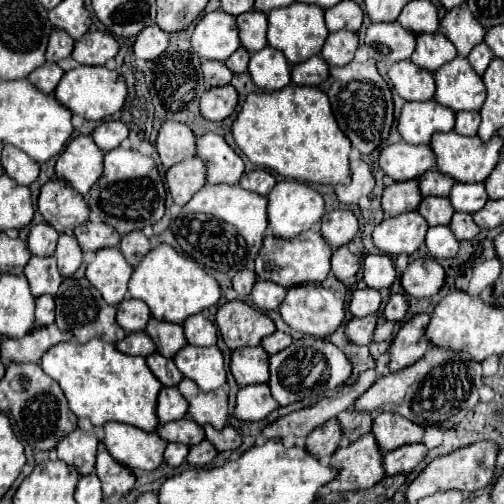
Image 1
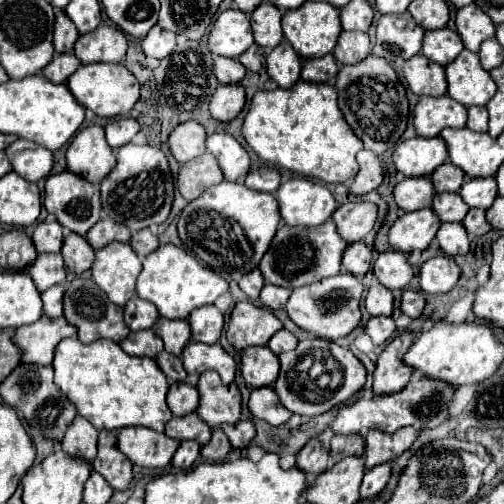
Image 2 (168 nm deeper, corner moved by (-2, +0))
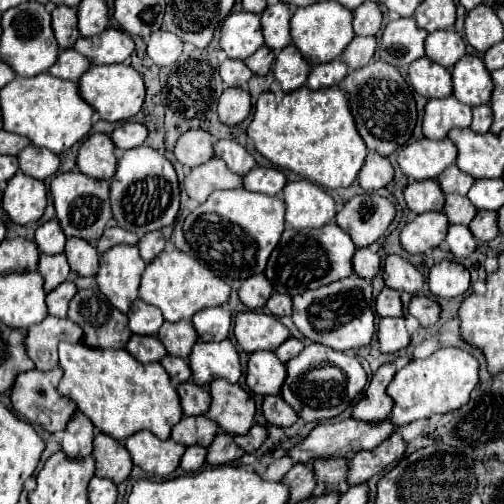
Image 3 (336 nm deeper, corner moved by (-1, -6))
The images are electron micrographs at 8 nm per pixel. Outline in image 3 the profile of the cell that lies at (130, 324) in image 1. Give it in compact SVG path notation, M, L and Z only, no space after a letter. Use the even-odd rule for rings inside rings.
M135 300L129 310L129 328L133 334L155 334L163 324L161 310L145 304L143 300Z

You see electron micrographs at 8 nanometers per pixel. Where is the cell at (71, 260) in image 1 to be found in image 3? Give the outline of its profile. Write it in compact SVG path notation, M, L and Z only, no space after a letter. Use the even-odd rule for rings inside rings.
M69 238L65 254L71 266L71 272L77 276L95 276L99 270L99 254L93 244L83 238Z

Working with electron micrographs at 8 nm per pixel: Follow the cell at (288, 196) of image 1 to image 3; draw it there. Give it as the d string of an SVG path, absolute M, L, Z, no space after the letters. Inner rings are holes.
M309 180L289 182L283 190L287 224L293 228L321 228L335 218L335 200Z

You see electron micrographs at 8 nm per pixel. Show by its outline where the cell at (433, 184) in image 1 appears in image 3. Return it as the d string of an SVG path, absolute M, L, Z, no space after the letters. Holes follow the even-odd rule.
M451 164L441 176L439 176L439 184L441 190L445 194L467 194L469 188L473 186L473 178L469 178L469 174L461 174L461 170L457 170L455 164Z

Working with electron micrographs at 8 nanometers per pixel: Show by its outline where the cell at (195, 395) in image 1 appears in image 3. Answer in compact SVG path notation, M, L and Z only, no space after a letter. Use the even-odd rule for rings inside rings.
M221 378L213 380L209 384L209 390L211 390L213 402L205 416L217 422L219 428L225 432L239 430L239 432L229 432L233 436L245 434L253 426L253 416L257 412L253 396L247 390L243 390L239 384L231 384Z

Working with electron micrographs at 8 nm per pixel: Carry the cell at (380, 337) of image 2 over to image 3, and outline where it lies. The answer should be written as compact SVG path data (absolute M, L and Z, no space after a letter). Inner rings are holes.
M381 318L379 322L379 350L381 352L399 352L409 346L411 336L405 328L405 318Z

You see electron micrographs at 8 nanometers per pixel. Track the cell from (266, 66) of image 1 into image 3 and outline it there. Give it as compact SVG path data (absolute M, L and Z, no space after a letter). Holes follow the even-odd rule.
M289 44L277 54L273 66L275 78L285 92L301 88L309 76L309 70L311 70L309 62L301 56L301 52L293 44Z

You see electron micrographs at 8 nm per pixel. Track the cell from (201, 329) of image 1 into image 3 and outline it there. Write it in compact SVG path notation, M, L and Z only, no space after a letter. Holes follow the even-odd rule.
M217 306L209 310L201 310L193 316L193 326L201 340L205 342L221 342L229 336L231 328L231 312Z

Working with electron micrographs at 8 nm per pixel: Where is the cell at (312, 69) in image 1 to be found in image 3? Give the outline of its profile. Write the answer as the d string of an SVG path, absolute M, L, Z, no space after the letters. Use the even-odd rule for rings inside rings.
M337 58L337 60L333 60L333 62L313 66L313 68L311 68L311 74L309 74L309 78L307 78L307 86L313 88L313 90L337 86L347 74L349 74L347 64Z

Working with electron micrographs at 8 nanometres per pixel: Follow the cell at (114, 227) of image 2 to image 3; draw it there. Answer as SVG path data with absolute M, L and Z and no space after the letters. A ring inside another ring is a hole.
M115 226L115 228L107 228L107 230L103 232L103 236L101 236L99 242L97 242L97 252L103 254L105 250L109 250L109 248L113 248L113 246L117 246L117 244L131 244L131 246L135 246L137 242L139 242L137 234Z

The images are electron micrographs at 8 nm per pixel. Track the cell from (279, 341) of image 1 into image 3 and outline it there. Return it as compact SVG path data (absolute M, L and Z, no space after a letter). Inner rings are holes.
M289 338L287 342L283 342L283 344L275 350L275 354L277 354L277 358L279 358L281 362L289 362L289 360L295 358L303 348L305 348L305 344L303 344L301 340Z

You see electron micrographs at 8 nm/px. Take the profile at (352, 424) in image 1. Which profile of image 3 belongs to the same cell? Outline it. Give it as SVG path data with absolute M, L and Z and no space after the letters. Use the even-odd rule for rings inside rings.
M345 458L317 460L317 462L313 462L313 472L317 478L317 488L313 490L313 496L321 496L321 494L329 494L329 492L345 494L345 490L349 490Z

